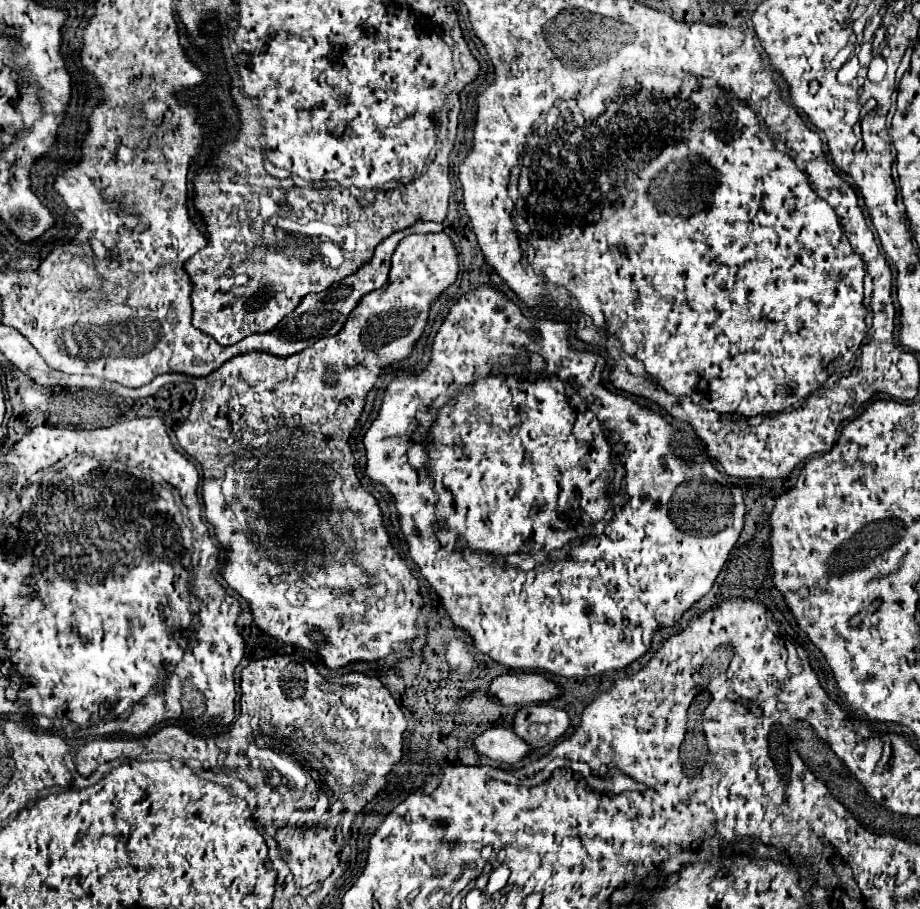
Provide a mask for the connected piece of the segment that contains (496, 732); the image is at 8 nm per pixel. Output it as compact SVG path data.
M490 728L476 738L476 750L500 764L516 764L530 756L532 748L512 728Z

